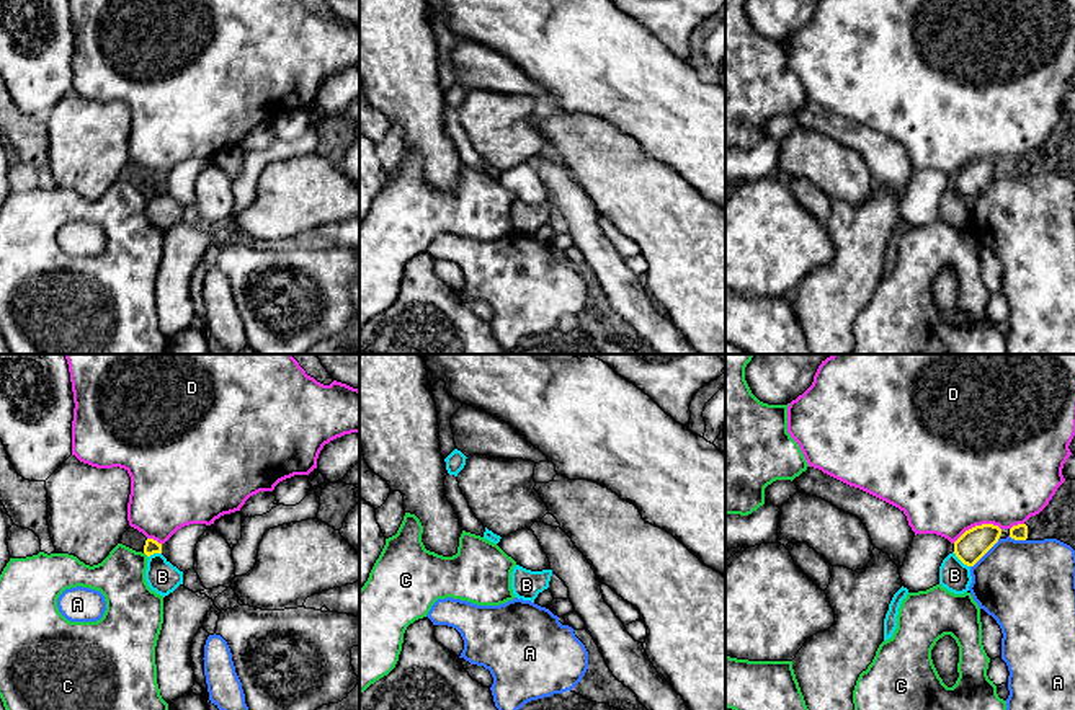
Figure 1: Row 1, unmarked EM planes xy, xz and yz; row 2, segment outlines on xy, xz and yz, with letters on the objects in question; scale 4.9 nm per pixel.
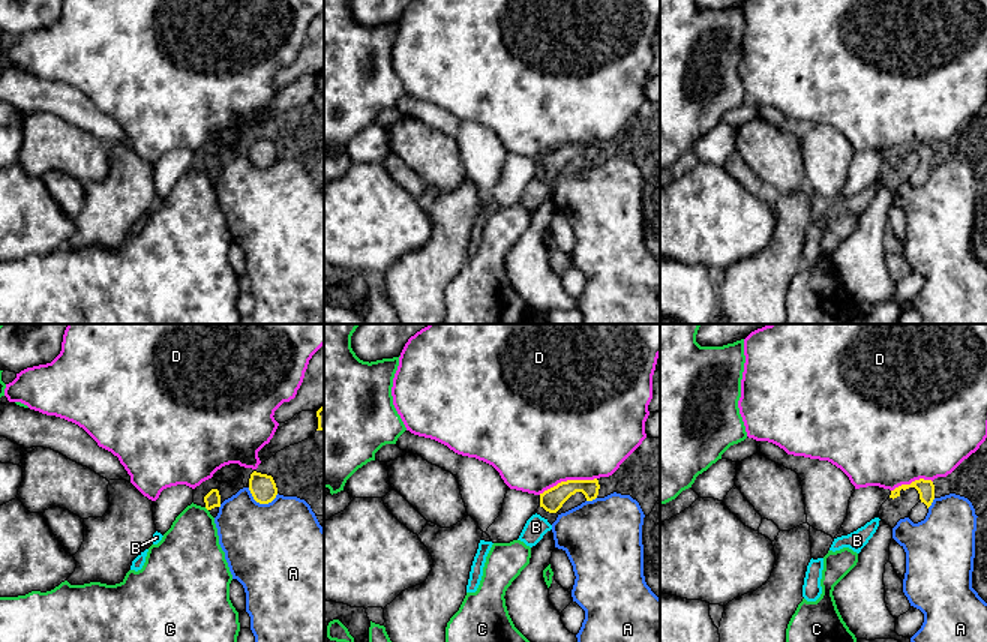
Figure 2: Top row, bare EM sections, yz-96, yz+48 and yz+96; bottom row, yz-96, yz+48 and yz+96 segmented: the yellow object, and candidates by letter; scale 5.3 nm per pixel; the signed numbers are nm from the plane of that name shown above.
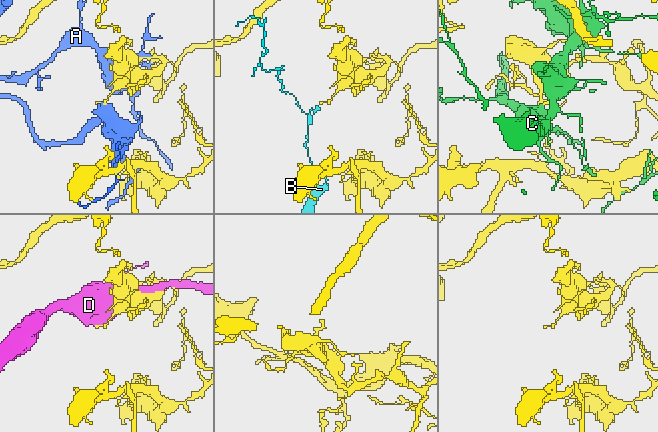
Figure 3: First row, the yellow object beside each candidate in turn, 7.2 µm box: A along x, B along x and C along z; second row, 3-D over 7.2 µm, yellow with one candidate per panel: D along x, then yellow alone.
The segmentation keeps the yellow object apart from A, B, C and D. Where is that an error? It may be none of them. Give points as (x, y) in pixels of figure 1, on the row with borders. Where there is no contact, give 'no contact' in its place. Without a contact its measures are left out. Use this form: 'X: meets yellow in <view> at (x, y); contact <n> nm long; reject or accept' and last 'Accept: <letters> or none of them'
A: meets yellow in yz at (985, 552); contact 200 nm long; reject
B: meets yellow in yz at (961, 560); contact 120 nm long; reject
C: meets yellow in xy at (146, 554); contact 30 nm long; reject
D: meets yellow in yz at (976, 526); contact 260 nm long; reject
Accept: none of them

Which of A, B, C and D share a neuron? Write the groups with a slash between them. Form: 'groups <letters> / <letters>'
groups A / B / C / D

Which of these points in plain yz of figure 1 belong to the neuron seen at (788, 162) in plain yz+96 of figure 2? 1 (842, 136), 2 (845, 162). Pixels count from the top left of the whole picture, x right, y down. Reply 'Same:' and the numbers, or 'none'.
Same: 2

